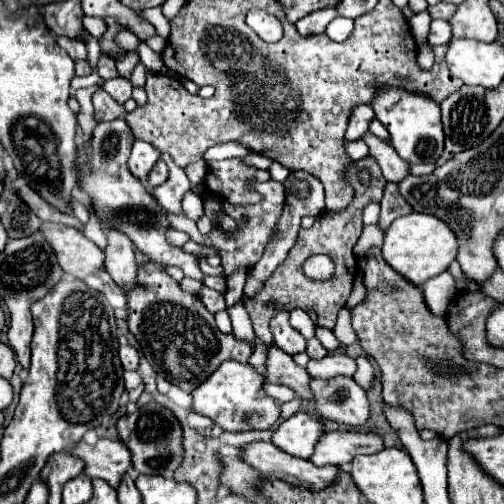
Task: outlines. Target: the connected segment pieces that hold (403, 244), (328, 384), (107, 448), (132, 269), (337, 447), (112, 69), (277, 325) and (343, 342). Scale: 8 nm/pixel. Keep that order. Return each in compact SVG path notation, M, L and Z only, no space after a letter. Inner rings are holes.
M412 212L408 216L400 216L392 222L392 226L384 234L382 244L382 258L408 282L422 286L428 278L434 278L436 274L448 270L450 262L456 258L458 242L452 230L438 218L430 214L418 214Z
M312 378L310 390L314 394L314 410L320 420L346 424L352 426L352 430L360 430L368 422L370 402L364 388L358 386L354 378Z
M102 438L92 446L86 442L78 442L74 448L70 448L70 454L84 460L86 476L100 478L112 488L116 488L122 474L132 468L130 452L120 440Z
M104 230L104 234L108 238L108 246L104 248L104 270L112 274L118 286L128 290L136 284L136 270L138 270L132 240L120 234L120 230Z
M334 430L334 432L324 432L320 436L320 442L316 442L316 450L308 460L320 458L320 464L316 466L326 466L326 464L346 466L354 456L376 454L382 448L384 448L384 442L378 434Z
M100 56L100 62L98 62L98 72L104 80L110 80L110 78L116 78L118 72L116 72L116 64L112 58L106 58L106 56Z
M278 312L272 318L270 328L272 328L272 334L274 334L274 344L278 348L282 348L286 354L294 356L294 354L300 354L300 352L306 350L304 336L288 324L288 312Z
M342 308L340 316L338 316L338 324L334 328L334 336L338 338L340 346L350 346L350 344L354 344L358 340L356 332L352 328L352 322L350 322L350 310Z

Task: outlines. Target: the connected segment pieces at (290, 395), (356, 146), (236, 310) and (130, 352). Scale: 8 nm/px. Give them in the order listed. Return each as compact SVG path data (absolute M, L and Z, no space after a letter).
M264 384L264 394L274 398L278 404L296 398L294 390L288 390L288 386L278 386L278 384Z
M362 140L349 142L344 142L344 148L346 148L346 154L352 158L353 161L358 161L369 155L368 146Z
M242 302L234 304L232 308L228 308L228 314L232 318L232 334L238 336L238 340L256 344L256 334L252 330L252 324L250 324L250 318L248 318L248 312L246 312L244 304Z
M130 344L120 346L120 360L124 370L138 370L138 352Z

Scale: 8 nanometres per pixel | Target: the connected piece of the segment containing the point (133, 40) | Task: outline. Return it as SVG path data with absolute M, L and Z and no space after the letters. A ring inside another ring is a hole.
M120 32L116 36L116 42L124 48L124 50L136 50L136 46L140 44L140 38L136 38L132 32Z

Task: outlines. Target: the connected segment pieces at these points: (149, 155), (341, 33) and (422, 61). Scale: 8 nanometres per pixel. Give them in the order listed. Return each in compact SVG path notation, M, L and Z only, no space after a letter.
M136 140L132 146L132 154L128 158L128 170L140 180L146 182L148 172L152 170L152 166L160 160L160 150L156 150L152 144L148 142L140 142Z
M334 18L330 24L328 24L328 28L326 28L326 36L330 38L330 40L344 40L348 34L350 34L350 30L354 28L354 22L350 20L350 18Z
M422 44L422 46L418 48L418 66L420 66L422 70L430 70L432 64L434 64L434 54L432 54L432 50L428 48L428 44Z

